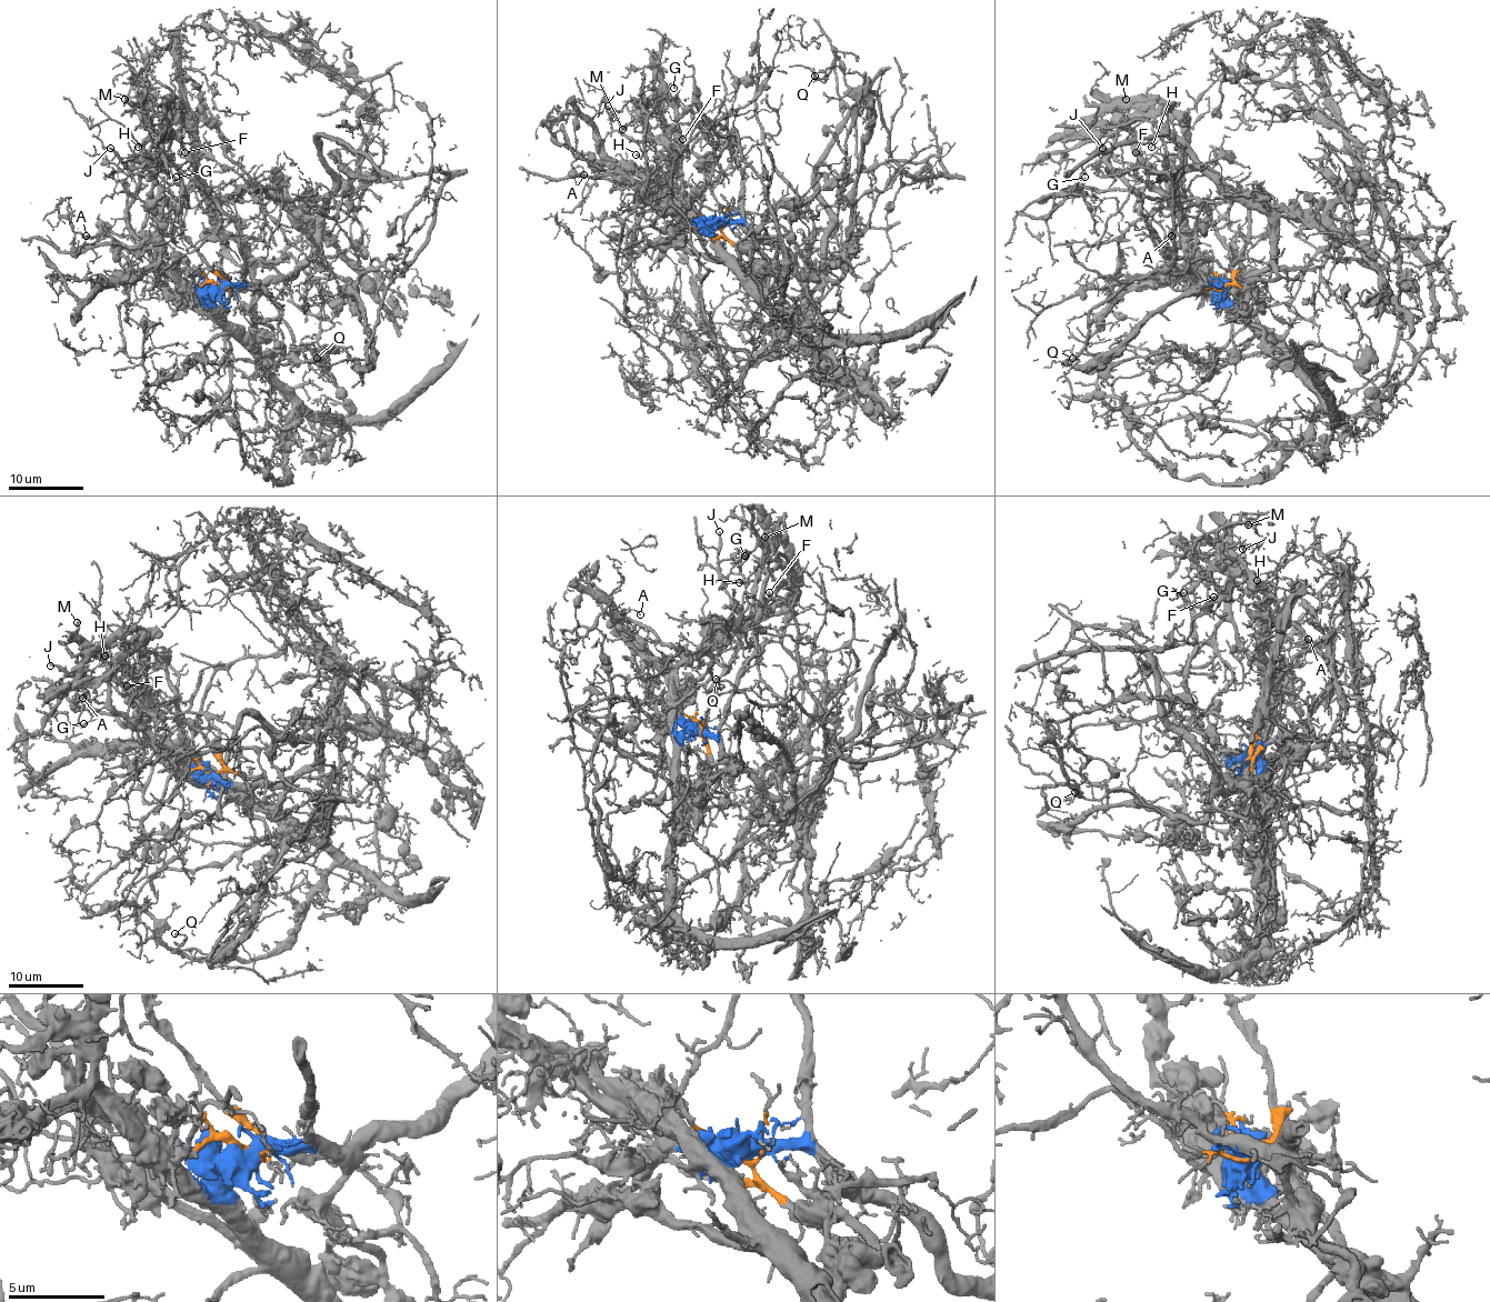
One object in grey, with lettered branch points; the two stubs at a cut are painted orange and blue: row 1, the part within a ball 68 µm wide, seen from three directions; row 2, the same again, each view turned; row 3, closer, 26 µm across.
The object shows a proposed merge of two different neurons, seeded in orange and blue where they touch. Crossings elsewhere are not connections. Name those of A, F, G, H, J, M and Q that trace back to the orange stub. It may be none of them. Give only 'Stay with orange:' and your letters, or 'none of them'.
Stay with orange: G, H, J, M

